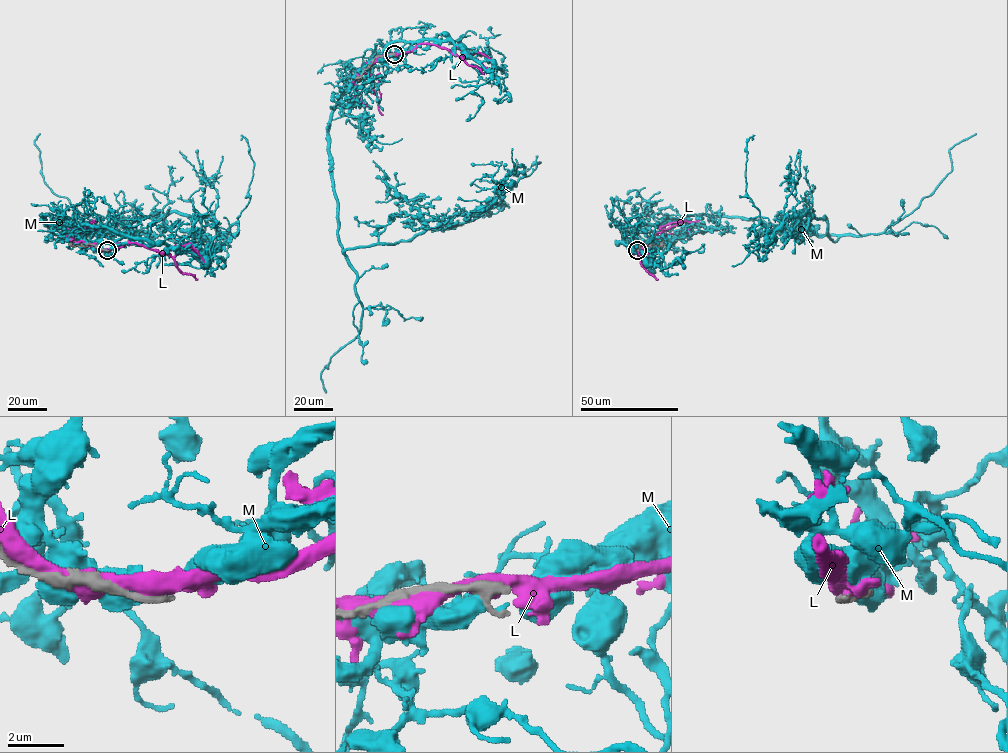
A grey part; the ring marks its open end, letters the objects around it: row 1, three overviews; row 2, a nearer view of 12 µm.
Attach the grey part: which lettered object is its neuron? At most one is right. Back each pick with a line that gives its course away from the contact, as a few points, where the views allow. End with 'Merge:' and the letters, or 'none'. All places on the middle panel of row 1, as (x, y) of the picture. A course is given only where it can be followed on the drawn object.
Merge: none

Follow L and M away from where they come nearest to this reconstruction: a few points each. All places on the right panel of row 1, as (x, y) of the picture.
L: (637, 250), (627, 243), (632, 252), (639, 256), (640, 245), (637, 244), (636, 250), (647, 264)
M: (639, 250), (634, 229), (627, 227), (623, 242), (633, 250), (642, 251), (645, 263)

